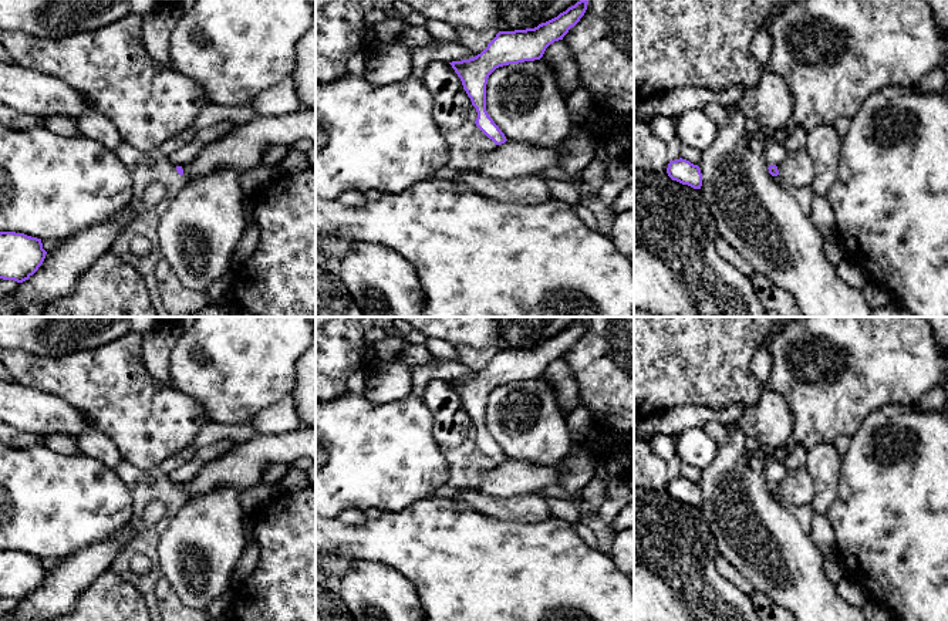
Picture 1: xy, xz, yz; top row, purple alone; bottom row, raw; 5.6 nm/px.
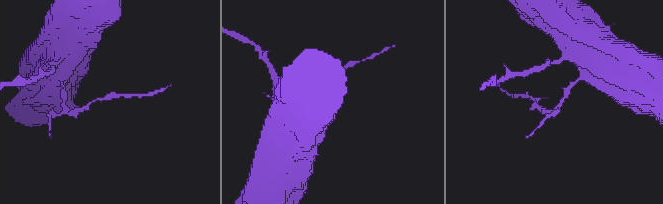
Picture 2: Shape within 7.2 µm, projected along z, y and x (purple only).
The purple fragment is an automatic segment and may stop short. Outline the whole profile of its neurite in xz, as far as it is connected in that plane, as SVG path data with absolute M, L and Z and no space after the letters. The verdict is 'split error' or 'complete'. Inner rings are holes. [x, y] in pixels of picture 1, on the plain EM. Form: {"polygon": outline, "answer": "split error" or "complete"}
{"polygon": "M588 317L577 320L557 335L534 347L499 350L488 365L473 377L449 381L476 426L476 445L496 463L507 458L486 429L486 402L499 385L540 378L546 367L563 358L587 328Z", "answer": "complete"}

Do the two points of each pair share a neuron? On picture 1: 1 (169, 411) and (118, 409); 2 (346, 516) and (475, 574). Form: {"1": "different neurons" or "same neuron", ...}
{"1": "same neuron", "2": "different neurons"}

